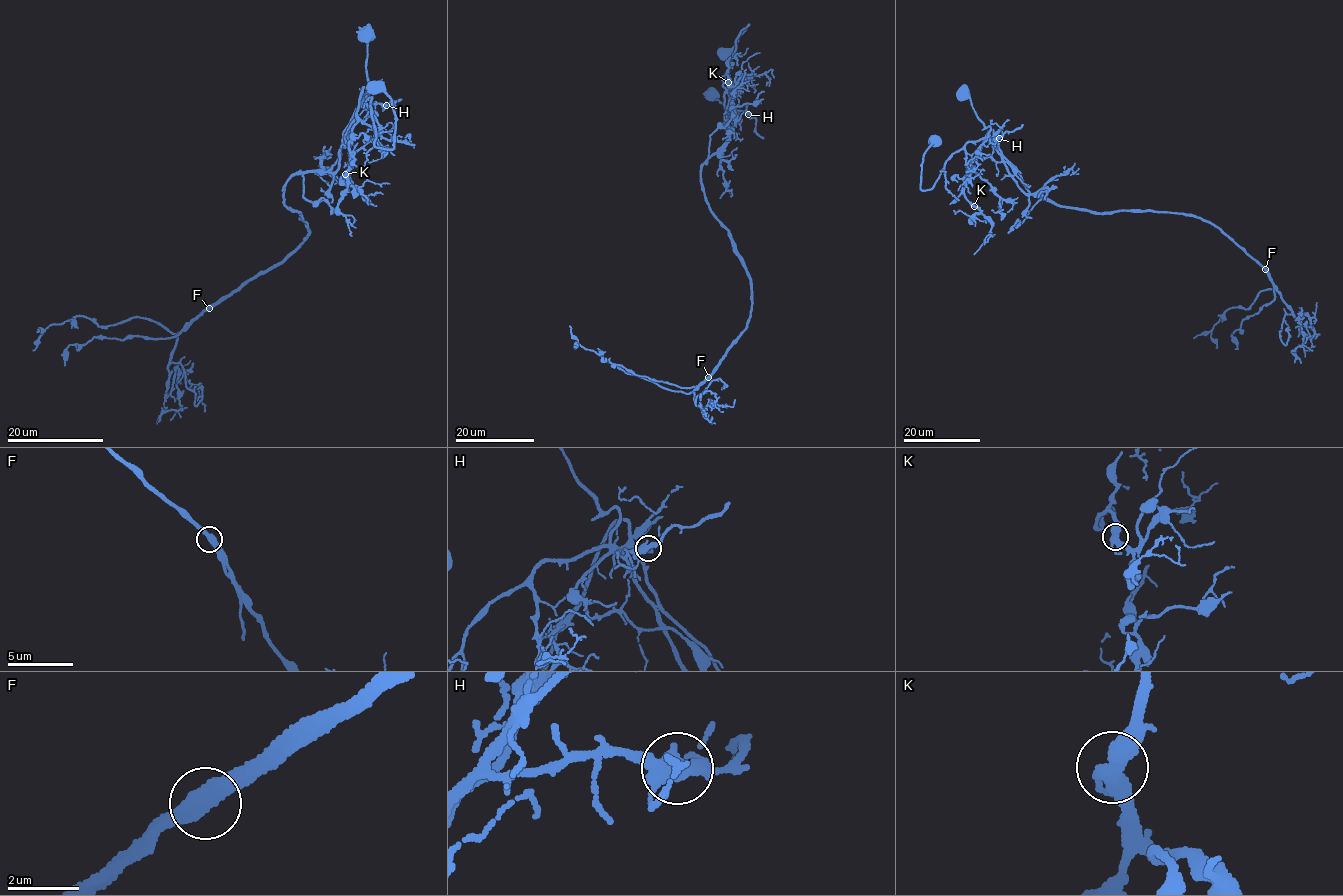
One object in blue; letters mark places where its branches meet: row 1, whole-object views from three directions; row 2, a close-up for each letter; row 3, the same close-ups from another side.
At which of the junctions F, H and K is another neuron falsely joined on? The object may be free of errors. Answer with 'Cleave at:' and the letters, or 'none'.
Cleave at: F

